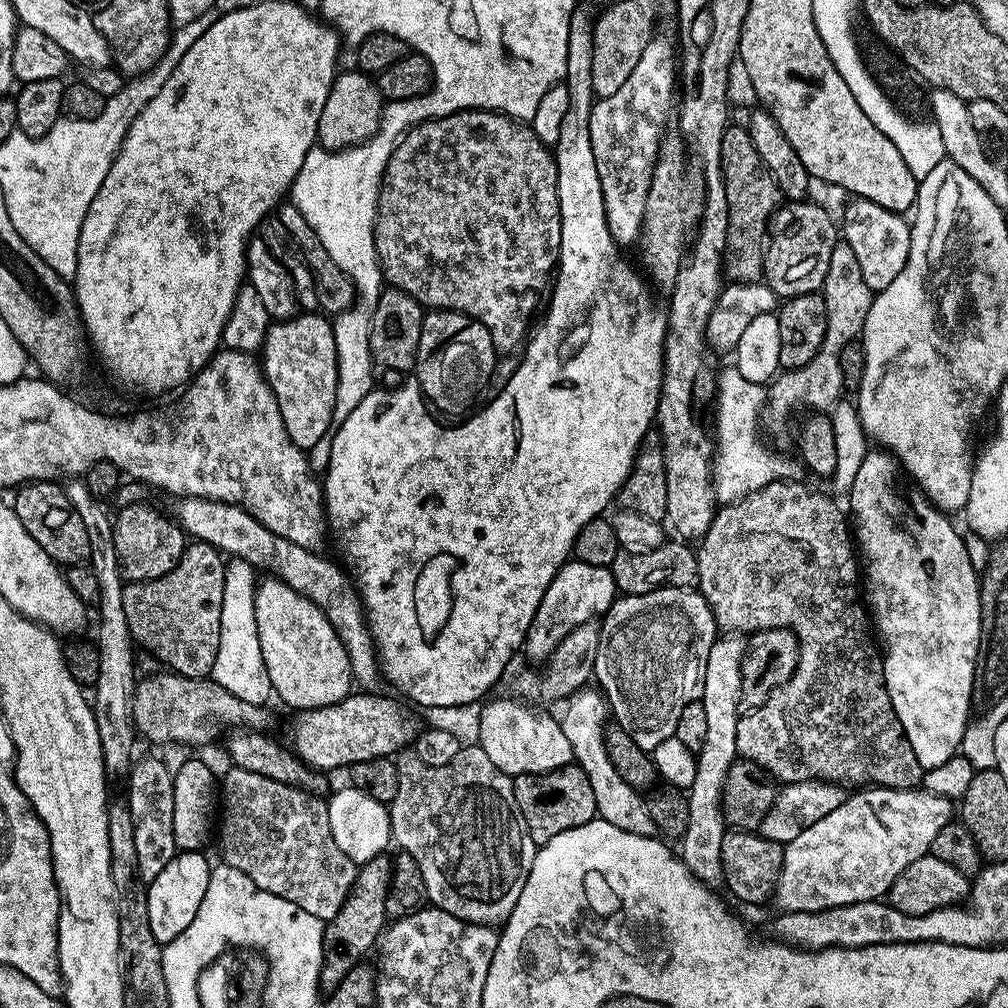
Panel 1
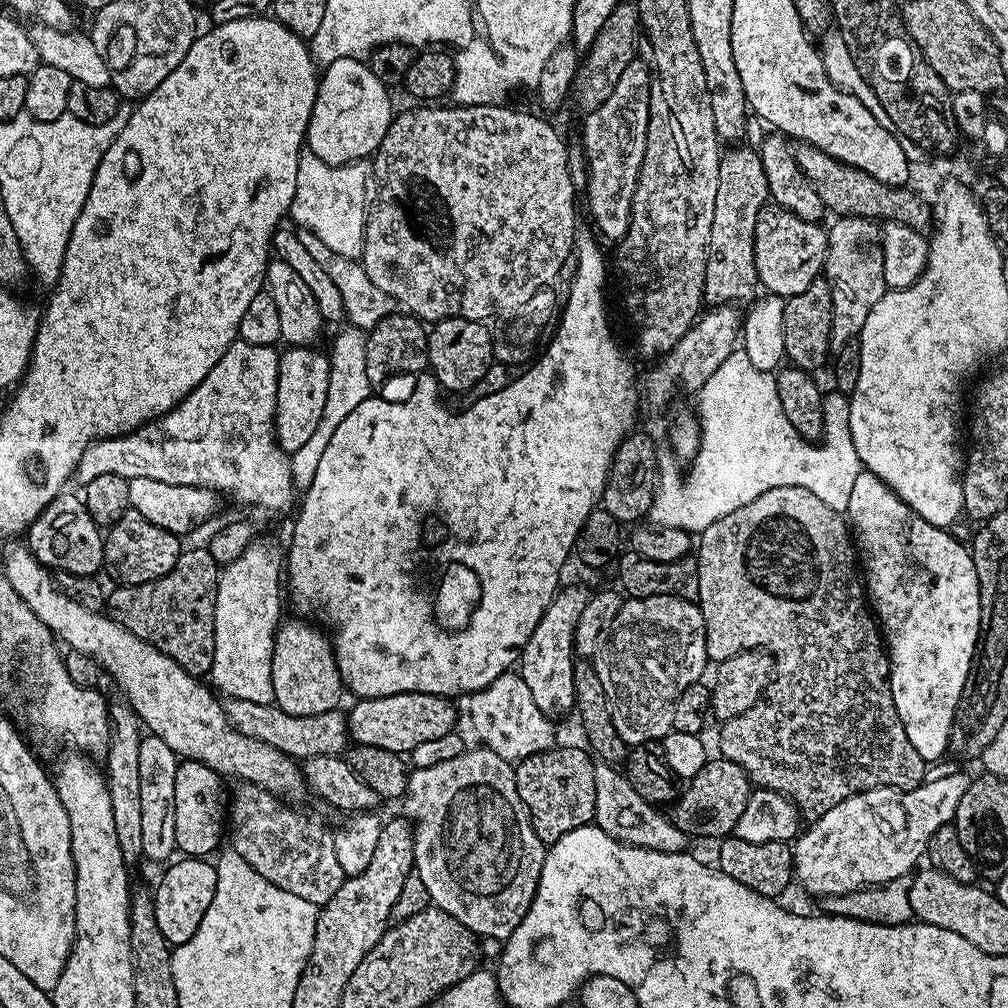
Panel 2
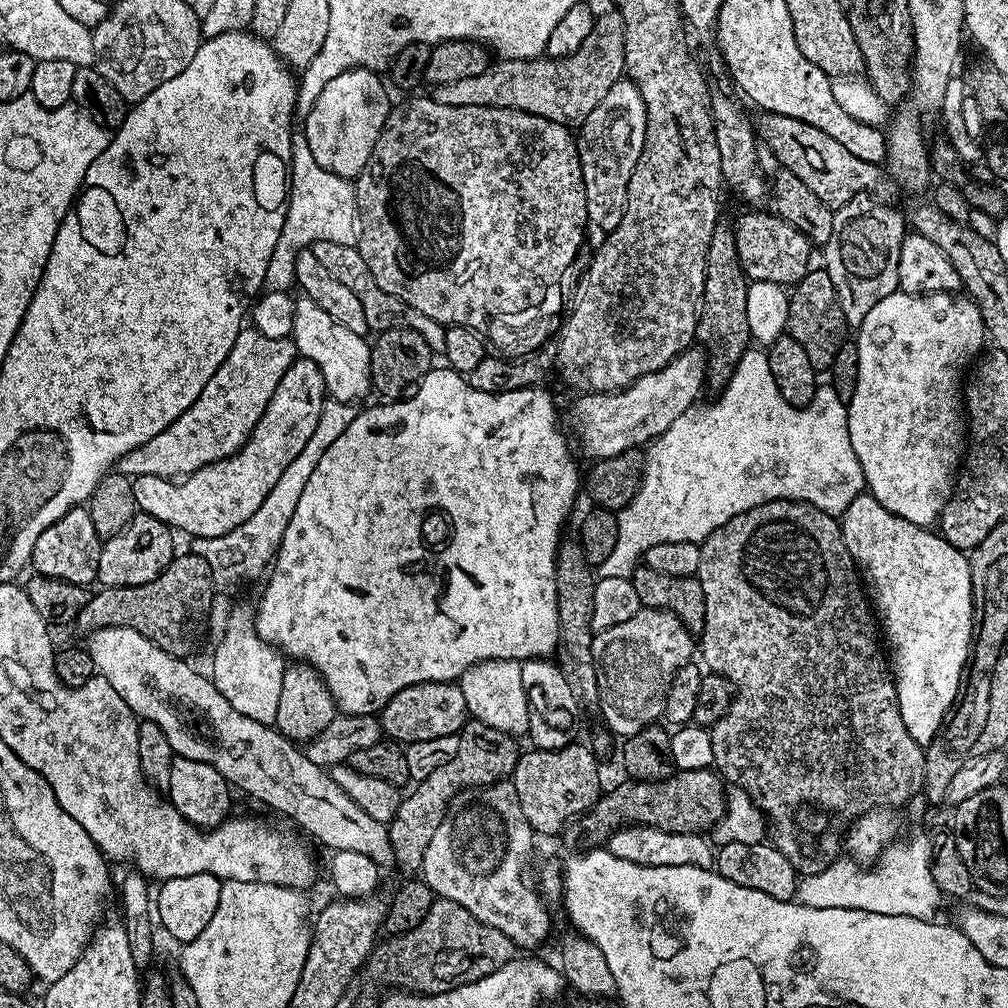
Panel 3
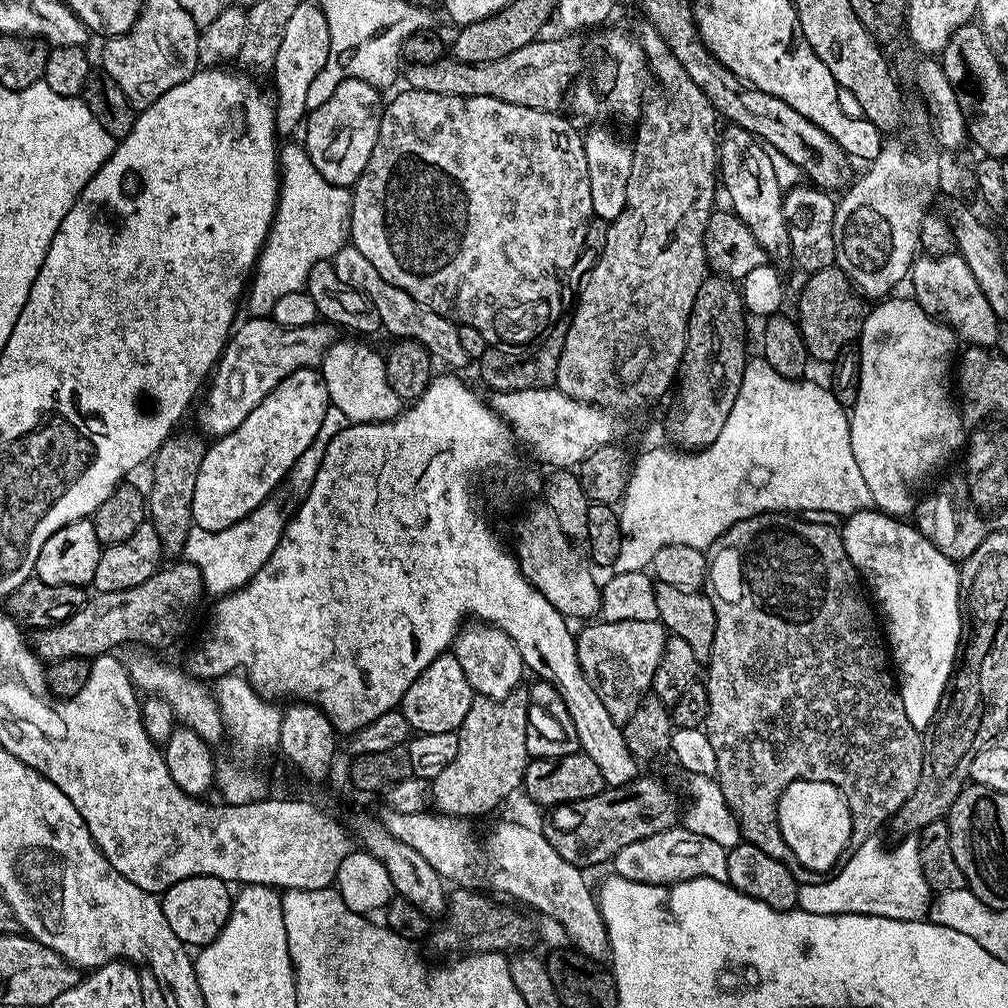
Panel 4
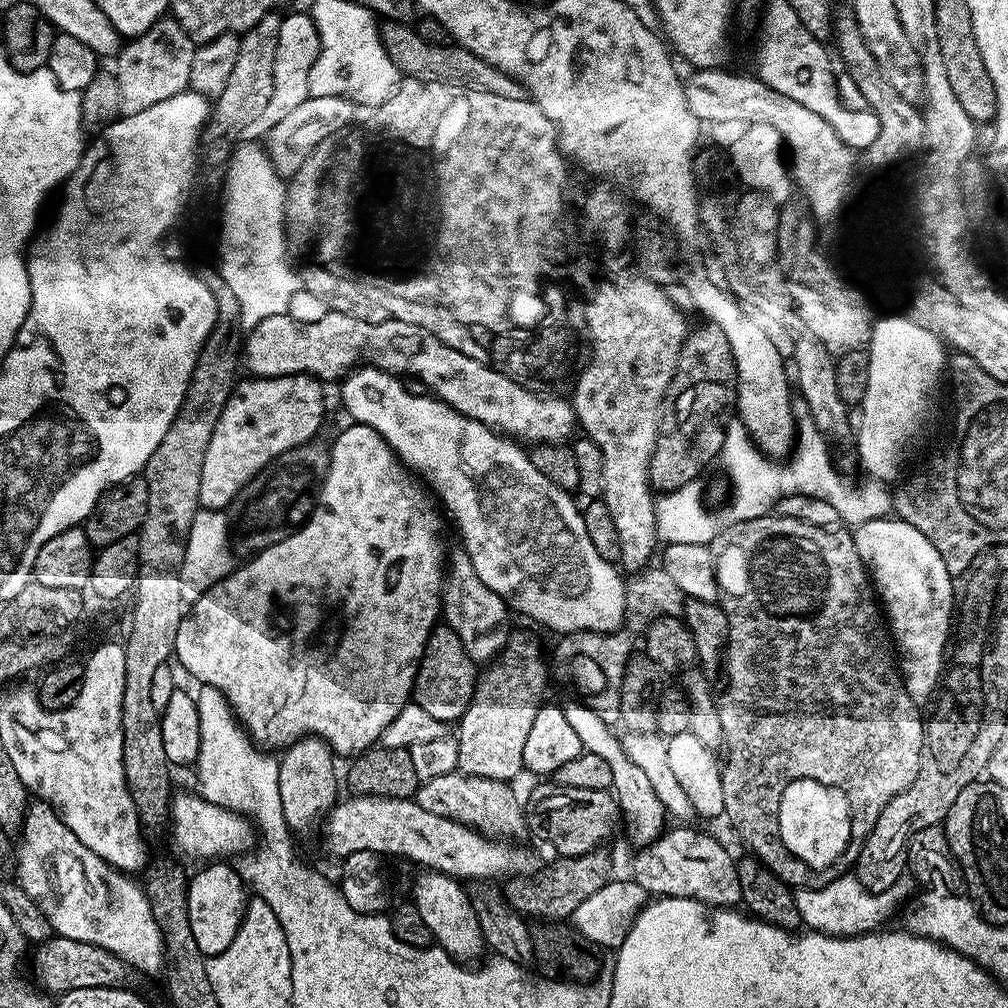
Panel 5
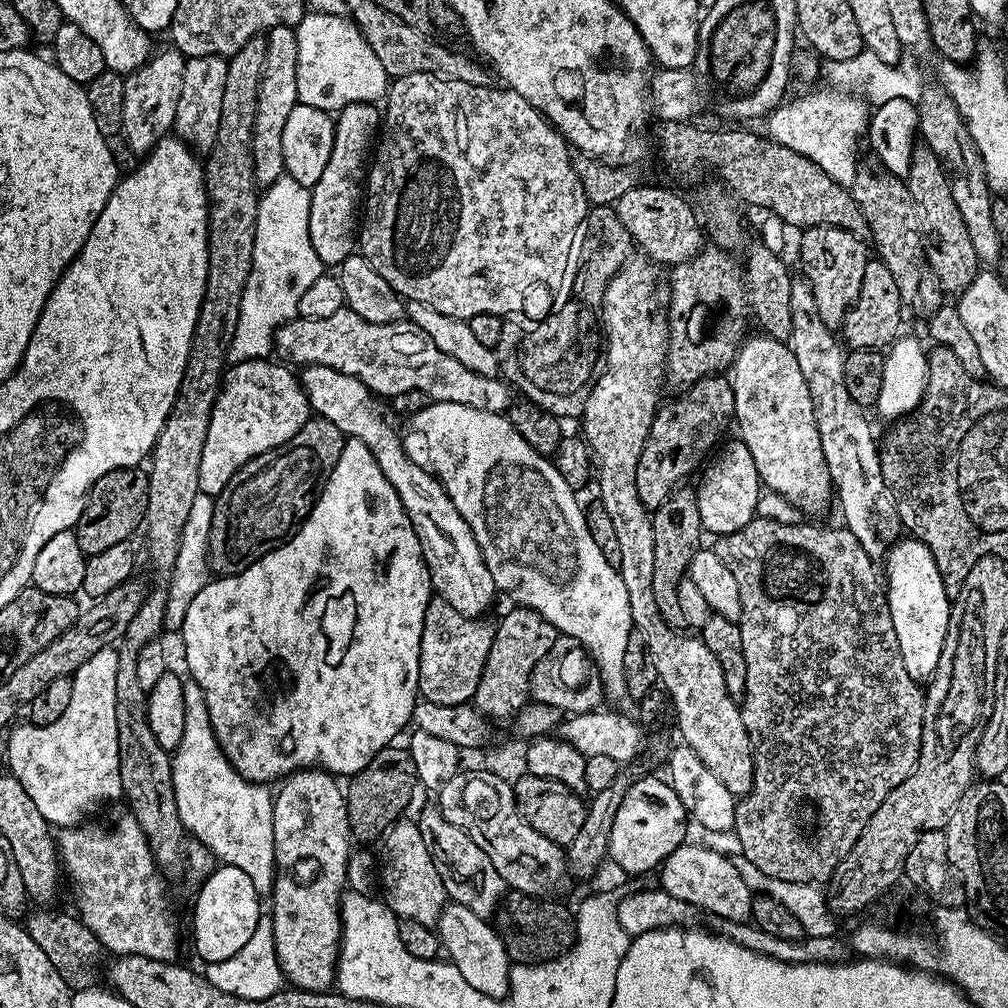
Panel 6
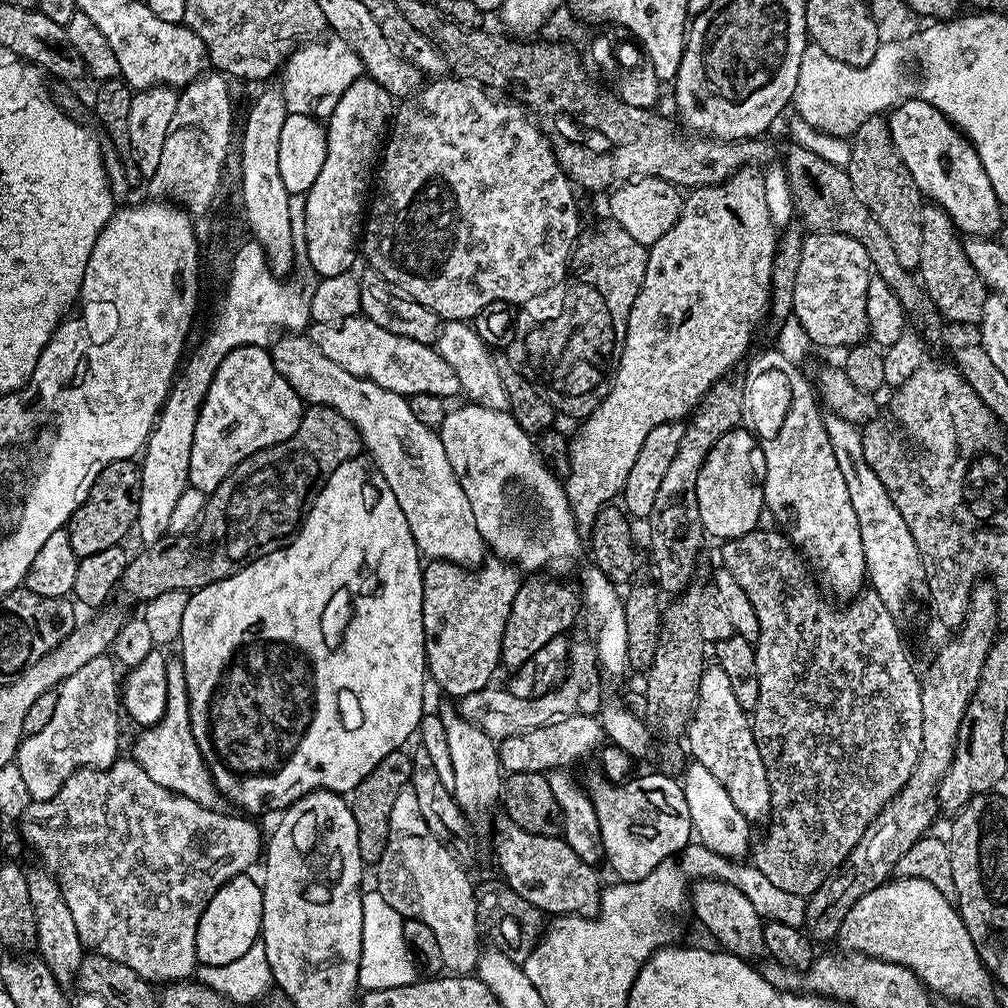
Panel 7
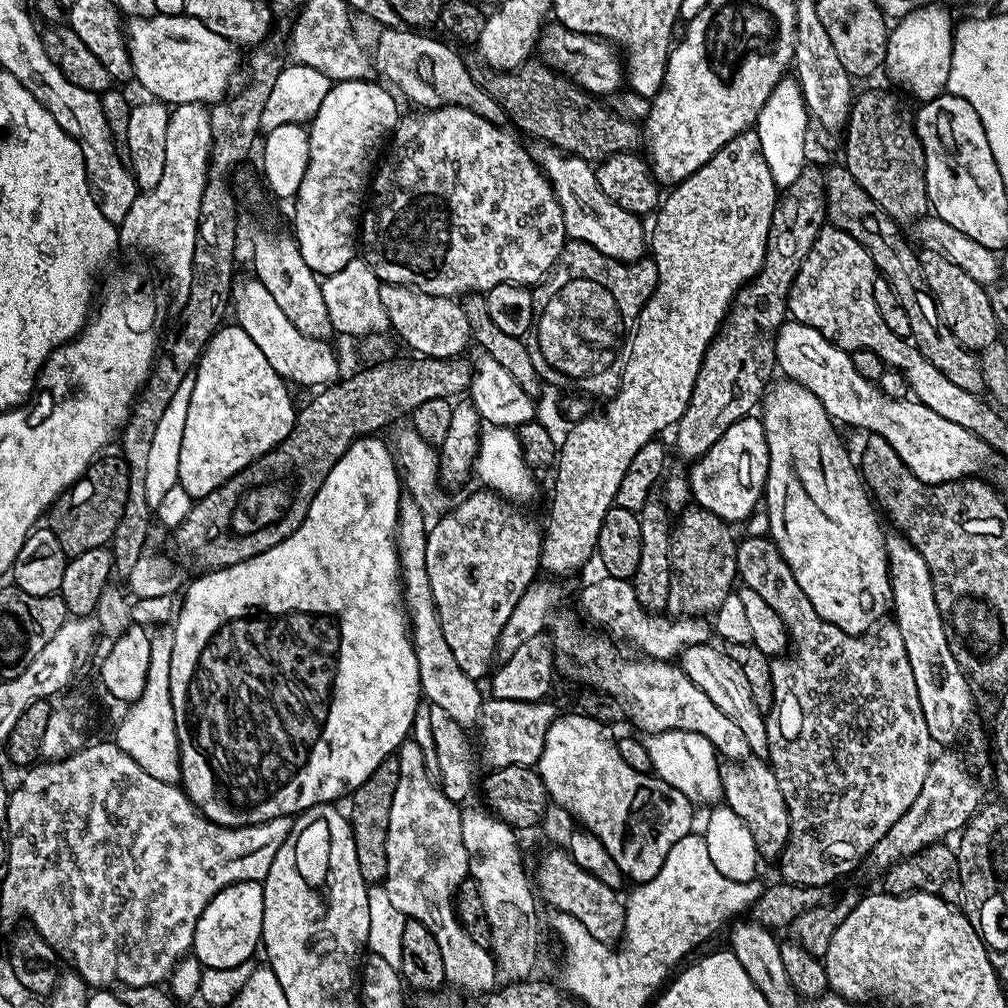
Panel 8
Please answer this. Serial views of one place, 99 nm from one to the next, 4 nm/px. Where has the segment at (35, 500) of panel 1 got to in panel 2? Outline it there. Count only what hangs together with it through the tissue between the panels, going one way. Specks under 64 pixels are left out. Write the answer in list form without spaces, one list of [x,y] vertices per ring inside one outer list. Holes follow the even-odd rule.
[[[71,490],[61,492],[44,507],[42,514],[38,514],[38,518],[28,528],[26,539],[26,547],[33,558],[49,570],[69,572],[75,576],[96,576],[104,568],[104,536],[101,525],[90,518],[83,499],[77,493],[75,496]]]

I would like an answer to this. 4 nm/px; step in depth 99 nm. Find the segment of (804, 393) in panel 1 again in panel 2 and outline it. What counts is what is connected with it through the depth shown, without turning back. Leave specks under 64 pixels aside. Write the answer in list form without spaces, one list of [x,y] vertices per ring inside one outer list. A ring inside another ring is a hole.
[[[841,216],[835,222],[833,228],[827,229],[828,256],[823,275],[832,291],[832,347],[839,350],[859,337],[866,318],[870,318],[870,310],[883,298],[886,285],[879,225],[862,216]]]

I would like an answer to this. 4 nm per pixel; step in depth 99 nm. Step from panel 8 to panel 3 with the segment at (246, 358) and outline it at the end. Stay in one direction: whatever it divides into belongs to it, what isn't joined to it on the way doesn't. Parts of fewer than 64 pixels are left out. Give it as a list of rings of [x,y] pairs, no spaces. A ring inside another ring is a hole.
[[[298,358],[292,363],[290,370],[282,374],[282,382],[278,382],[278,390],[274,390],[274,398],[270,398],[258,426],[254,426],[254,430],[248,435],[248,440],[239,452],[213,464],[202,466],[198,471],[183,477],[179,483],[163,476],[141,476],[133,479],[132,489],[137,509],[150,513],[177,533],[185,532],[188,538],[209,540],[230,534],[230,530],[242,526],[242,522],[250,519],[254,510],[258,510],[258,506],[266,502],[266,494],[274,490],[274,482],[278,482],[278,478],[282,478],[282,474],[286,471],[286,466],[290,466],[290,462],[294,462],[294,458],[302,454],[306,442],[310,442],[310,434],[314,434],[314,429],[318,427],[318,418],[322,414],[322,406],[325,402],[326,389],[322,370],[318,370],[314,362]]]

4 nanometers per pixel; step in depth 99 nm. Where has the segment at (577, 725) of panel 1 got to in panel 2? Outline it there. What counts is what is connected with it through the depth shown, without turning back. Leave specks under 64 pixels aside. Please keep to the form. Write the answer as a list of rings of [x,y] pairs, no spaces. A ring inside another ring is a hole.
[[[603,762],[596,764],[596,827],[610,838],[635,848],[658,850],[659,852],[683,852],[689,847],[689,837],[677,824],[673,824],[659,807],[647,804],[638,790],[630,786],[627,775],[613,765]]]

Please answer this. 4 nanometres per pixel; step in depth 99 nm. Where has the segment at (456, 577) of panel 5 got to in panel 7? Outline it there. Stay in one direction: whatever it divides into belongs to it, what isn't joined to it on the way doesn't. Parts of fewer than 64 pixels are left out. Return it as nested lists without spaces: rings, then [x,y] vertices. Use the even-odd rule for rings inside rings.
[[[281,335],[270,351],[278,374],[290,382],[305,405],[321,404],[338,410],[358,430],[363,451],[369,452],[371,463],[386,478],[386,486],[394,490],[394,498],[398,498],[398,506],[406,514],[410,534],[421,553],[463,568],[479,567],[487,557],[488,547],[437,429],[418,422],[405,397],[369,380],[360,380],[350,370],[342,370],[338,362],[330,362],[307,335]]]

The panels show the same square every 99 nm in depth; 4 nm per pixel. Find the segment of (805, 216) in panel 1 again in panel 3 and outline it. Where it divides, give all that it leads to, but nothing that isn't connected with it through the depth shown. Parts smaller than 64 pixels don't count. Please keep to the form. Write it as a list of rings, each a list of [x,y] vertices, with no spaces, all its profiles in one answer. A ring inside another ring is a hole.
[[[775,211],[744,212],[737,218],[732,228],[734,242],[738,246],[738,258],[742,262],[742,270],[749,281],[761,280],[785,286],[794,286],[810,271],[813,263],[814,245],[790,222],[786,222]]]

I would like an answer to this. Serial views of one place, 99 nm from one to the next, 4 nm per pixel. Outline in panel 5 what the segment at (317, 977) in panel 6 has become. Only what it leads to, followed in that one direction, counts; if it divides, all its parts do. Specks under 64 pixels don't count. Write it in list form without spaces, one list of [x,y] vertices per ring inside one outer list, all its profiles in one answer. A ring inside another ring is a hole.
[[[303,736],[279,757],[278,795],[282,798],[282,814],[293,833],[304,832],[321,823],[338,802],[336,796],[337,757],[324,740]]]

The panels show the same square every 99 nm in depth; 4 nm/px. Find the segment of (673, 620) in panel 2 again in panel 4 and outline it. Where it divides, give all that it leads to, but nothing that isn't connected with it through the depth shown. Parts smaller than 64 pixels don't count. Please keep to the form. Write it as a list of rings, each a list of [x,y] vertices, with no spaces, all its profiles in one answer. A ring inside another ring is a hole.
[[[659,619],[599,623],[578,632],[576,652],[582,652],[582,658],[586,656],[586,662],[580,665],[586,678],[598,686],[602,706],[606,706],[610,718],[622,726],[632,717],[634,710],[638,710],[641,700],[649,695],[664,649],[666,629]]]

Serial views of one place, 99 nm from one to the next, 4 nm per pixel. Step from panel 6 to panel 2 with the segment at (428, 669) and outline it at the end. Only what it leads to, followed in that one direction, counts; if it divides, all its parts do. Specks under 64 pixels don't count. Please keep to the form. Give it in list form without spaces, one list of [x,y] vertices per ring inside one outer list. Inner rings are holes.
[[[403,692],[393,696],[383,696],[366,700],[363,698],[355,701],[356,705],[350,709],[350,736],[356,744],[365,744],[371,748],[381,748],[401,754],[411,754],[414,746],[422,746],[422,742],[430,742],[434,738],[442,738],[450,734],[457,727],[456,708],[447,696],[422,694],[421,692]]]

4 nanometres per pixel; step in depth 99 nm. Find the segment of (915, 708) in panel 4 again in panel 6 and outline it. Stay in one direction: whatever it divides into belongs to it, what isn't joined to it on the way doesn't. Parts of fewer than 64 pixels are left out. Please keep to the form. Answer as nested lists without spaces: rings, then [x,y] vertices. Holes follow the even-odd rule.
[[[915,538],[897,540],[887,549],[884,562],[882,572],[886,577],[888,609],[894,622],[894,634],[898,634],[902,666],[906,666],[906,674],[910,674],[912,680],[927,682],[932,679],[938,666],[938,658],[942,654],[948,623],[952,621],[954,615],[953,601],[944,589],[944,583],[938,574],[930,550],[921,540]]]

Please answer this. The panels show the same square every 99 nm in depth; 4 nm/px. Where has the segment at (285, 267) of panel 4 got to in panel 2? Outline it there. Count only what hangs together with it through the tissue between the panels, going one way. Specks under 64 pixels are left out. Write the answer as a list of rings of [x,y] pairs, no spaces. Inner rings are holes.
[[[364,162],[335,166],[317,163],[315,167],[302,166],[298,170],[298,182],[290,209],[291,223],[318,234],[330,250],[351,260],[360,260],[364,255],[364,221],[366,205],[370,200],[369,165]]]

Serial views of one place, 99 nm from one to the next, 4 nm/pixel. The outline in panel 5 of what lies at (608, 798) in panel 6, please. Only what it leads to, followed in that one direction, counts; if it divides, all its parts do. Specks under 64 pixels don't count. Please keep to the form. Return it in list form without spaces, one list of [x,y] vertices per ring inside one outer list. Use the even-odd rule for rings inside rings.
[[[599,848],[594,851],[587,852],[580,856],[557,857],[553,859],[553,863],[548,865],[536,878],[528,880],[522,878],[523,875],[515,875],[509,877],[503,884],[503,899],[509,908],[520,916],[533,920],[532,918],[542,918],[544,922],[562,922],[569,919],[574,910],[590,896],[593,896],[597,890],[606,885],[613,877],[612,858],[608,852],[609,849]]]

